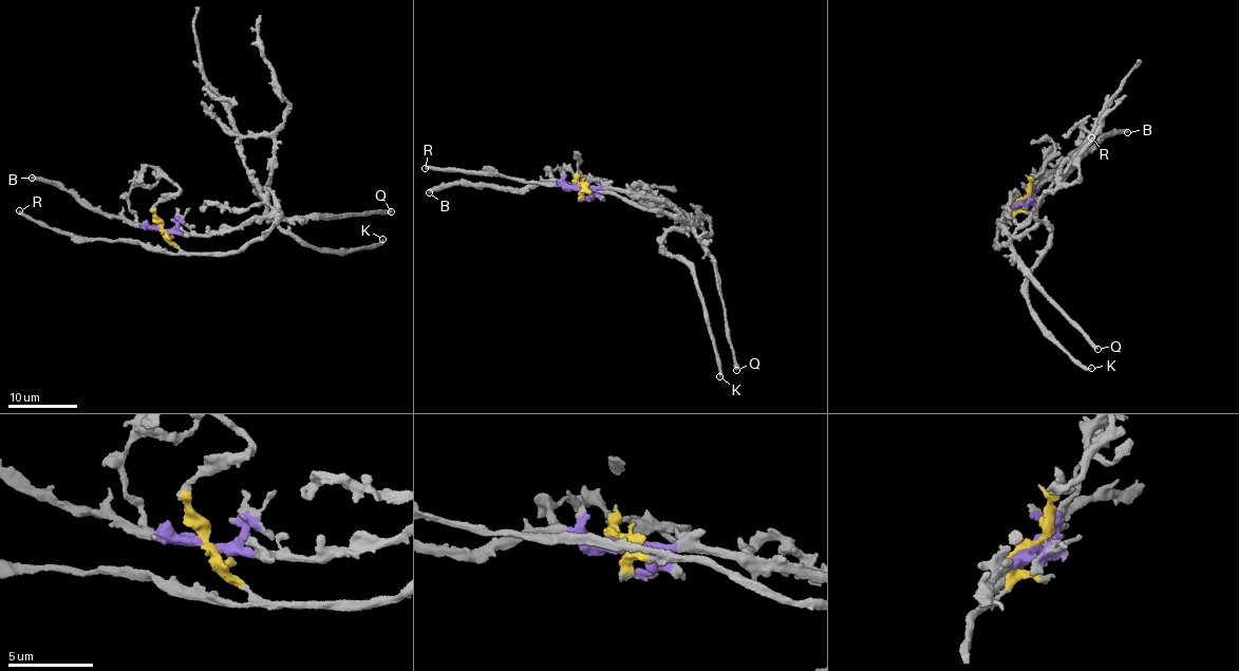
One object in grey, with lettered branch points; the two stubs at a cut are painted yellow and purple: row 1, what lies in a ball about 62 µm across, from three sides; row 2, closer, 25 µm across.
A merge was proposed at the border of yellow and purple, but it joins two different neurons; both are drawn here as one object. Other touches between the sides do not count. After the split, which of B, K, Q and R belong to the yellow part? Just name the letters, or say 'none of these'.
Q, R

